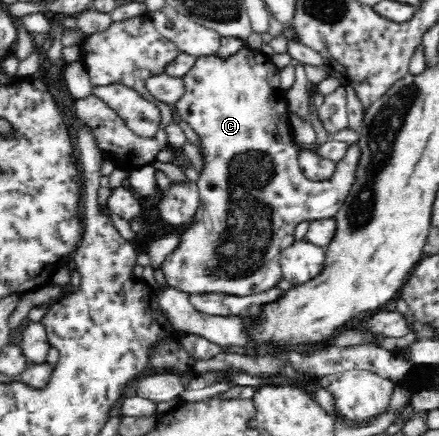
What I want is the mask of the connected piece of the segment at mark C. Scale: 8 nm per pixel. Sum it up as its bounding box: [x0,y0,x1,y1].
[161,47,362,297]

